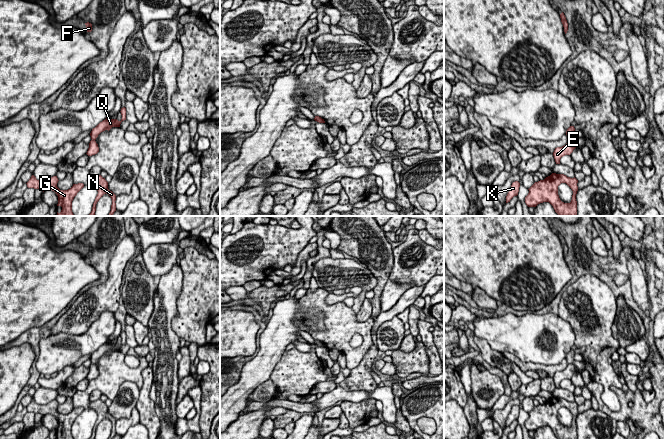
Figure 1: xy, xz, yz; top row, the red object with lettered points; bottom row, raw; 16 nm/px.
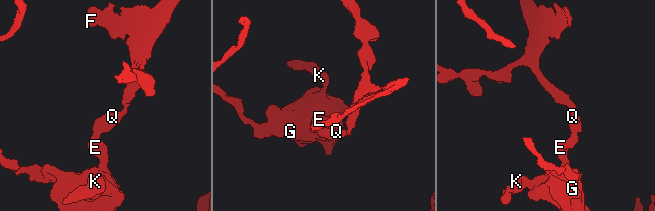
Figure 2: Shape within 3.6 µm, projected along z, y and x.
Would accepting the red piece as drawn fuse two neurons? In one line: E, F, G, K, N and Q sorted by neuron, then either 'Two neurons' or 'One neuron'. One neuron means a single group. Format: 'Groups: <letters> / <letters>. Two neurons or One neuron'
Groups: E G K N / F Q. Two neurons

